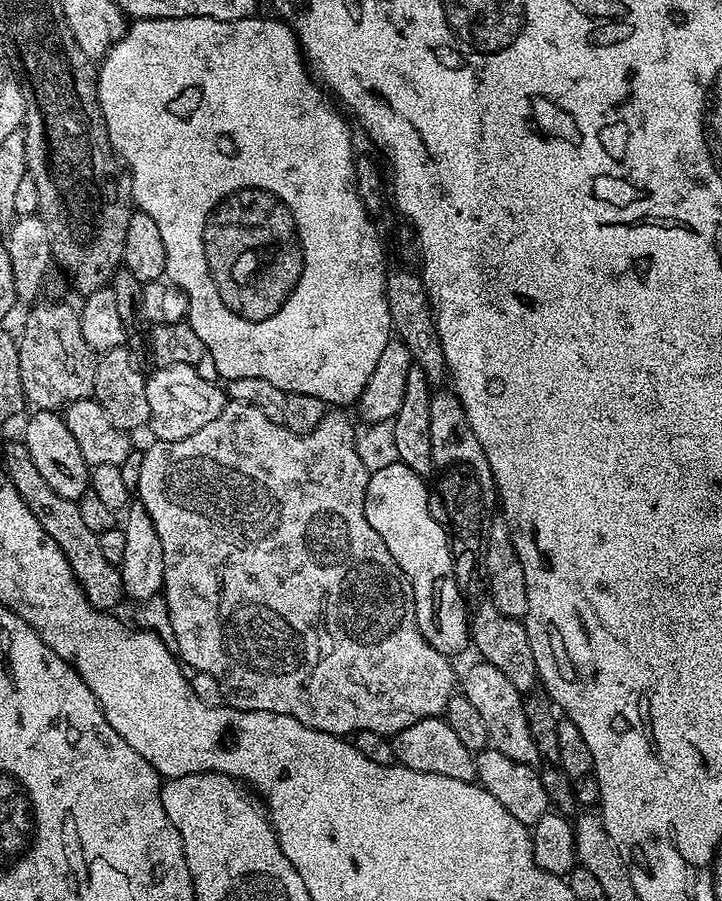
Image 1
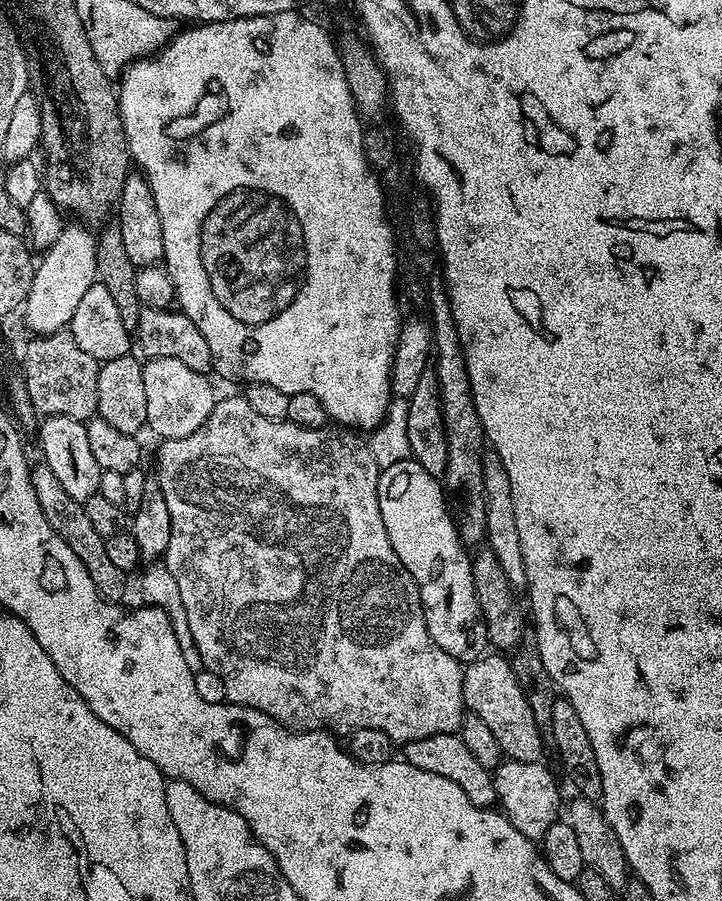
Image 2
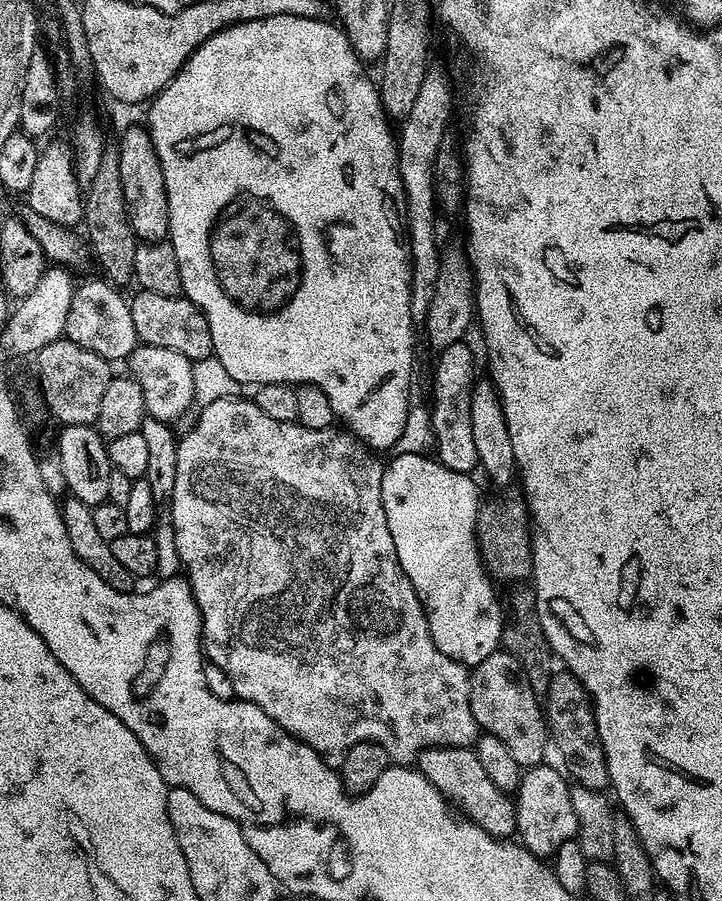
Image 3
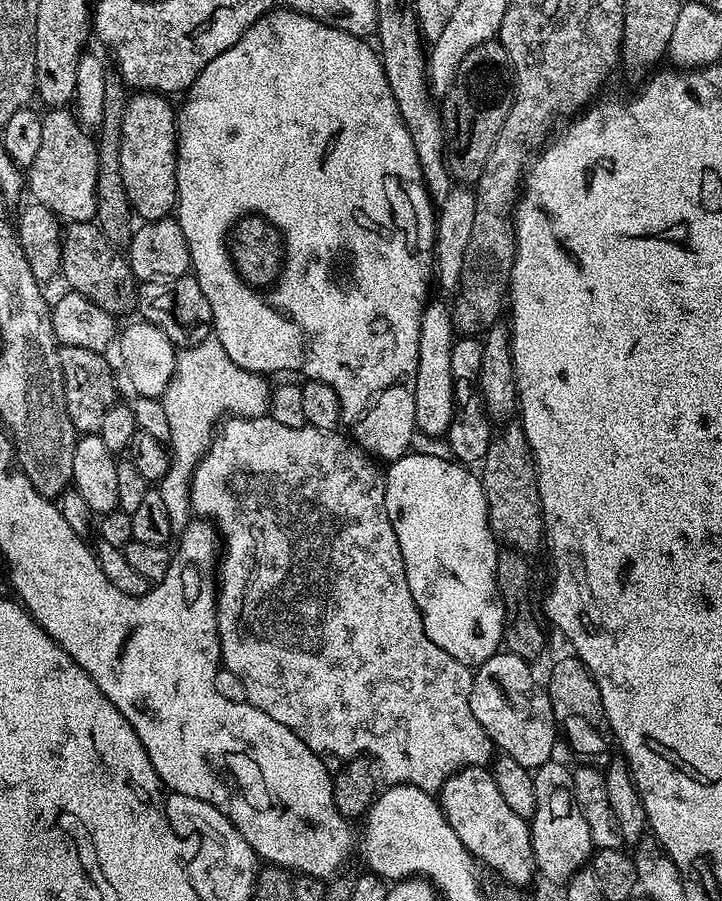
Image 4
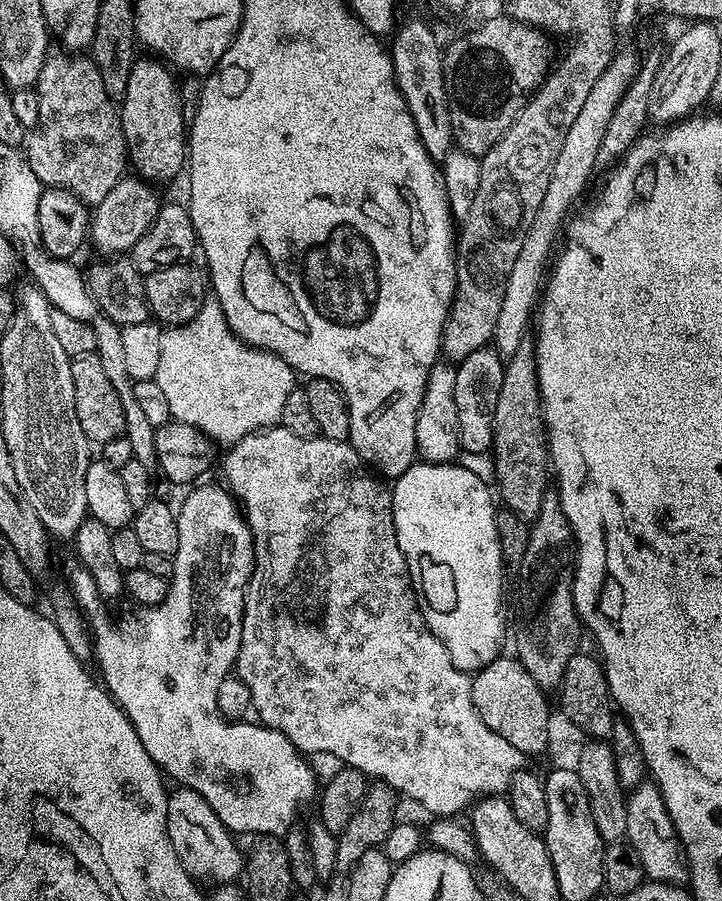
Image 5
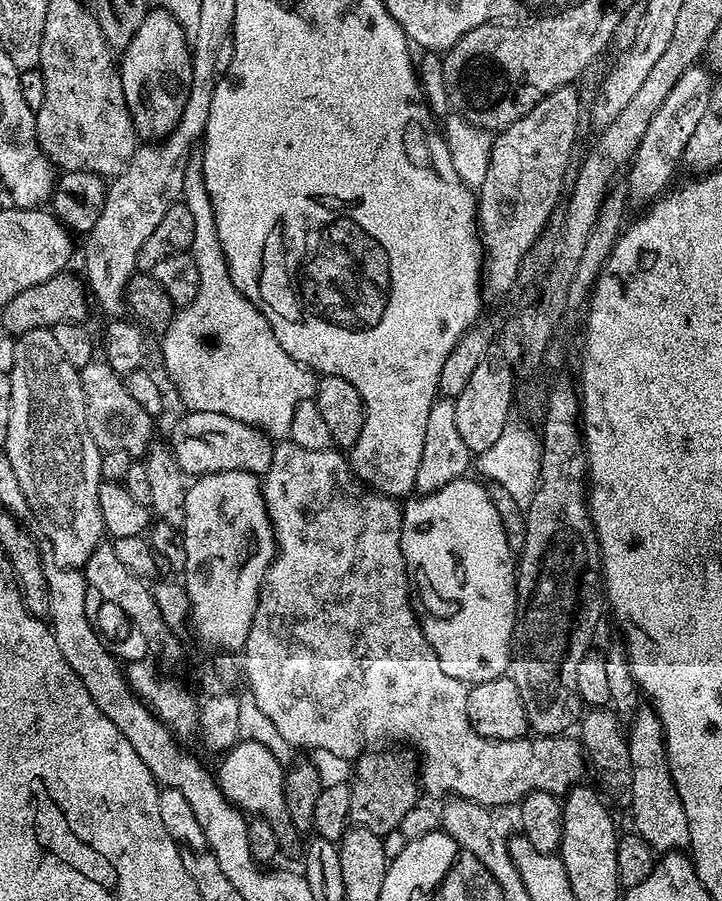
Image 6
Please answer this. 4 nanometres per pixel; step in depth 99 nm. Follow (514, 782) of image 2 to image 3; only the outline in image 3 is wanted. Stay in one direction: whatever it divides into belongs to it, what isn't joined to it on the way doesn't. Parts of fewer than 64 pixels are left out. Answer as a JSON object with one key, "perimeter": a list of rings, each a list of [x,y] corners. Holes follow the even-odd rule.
{"perimeter":[[[551,763],[537,764],[535,768],[529,768],[521,775],[520,785],[514,793],[516,805],[516,831],[519,843],[524,845],[527,852],[532,852],[541,858],[555,857],[556,851],[566,842],[576,840],[578,836],[578,818],[574,818],[574,802],[572,801],[572,789],[567,775],[564,776],[556,768],[551,768]]]}

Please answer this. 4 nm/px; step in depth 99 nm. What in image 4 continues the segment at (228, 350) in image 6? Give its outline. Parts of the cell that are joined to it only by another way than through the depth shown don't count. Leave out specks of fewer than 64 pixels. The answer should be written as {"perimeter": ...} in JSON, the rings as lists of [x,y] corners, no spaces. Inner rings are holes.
{"perimeter":[[[205,338],[189,348],[177,351],[174,374],[163,394],[166,419],[170,422],[170,463],[168,473],[158,482],[166,515],[173,533],[183,532],[184,525],[193,519],[190,502],[192,475],[204,452],[212,445],[214,429],[225,418],[234,416],[266,416],[272,388],[259,372],[242,370],[230,362],[230,354],[214,338]]]}

